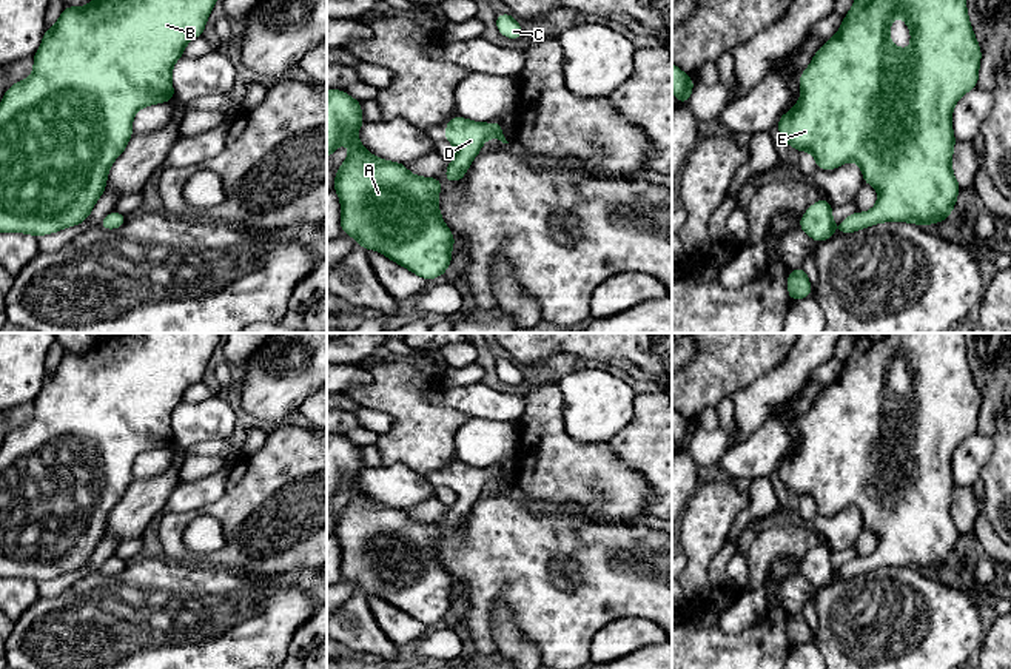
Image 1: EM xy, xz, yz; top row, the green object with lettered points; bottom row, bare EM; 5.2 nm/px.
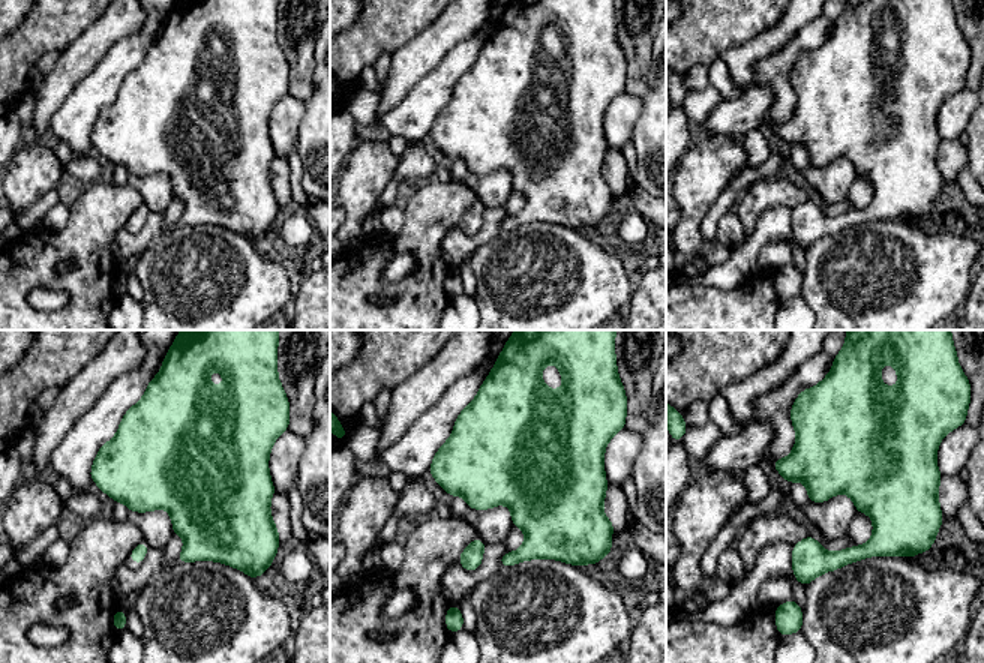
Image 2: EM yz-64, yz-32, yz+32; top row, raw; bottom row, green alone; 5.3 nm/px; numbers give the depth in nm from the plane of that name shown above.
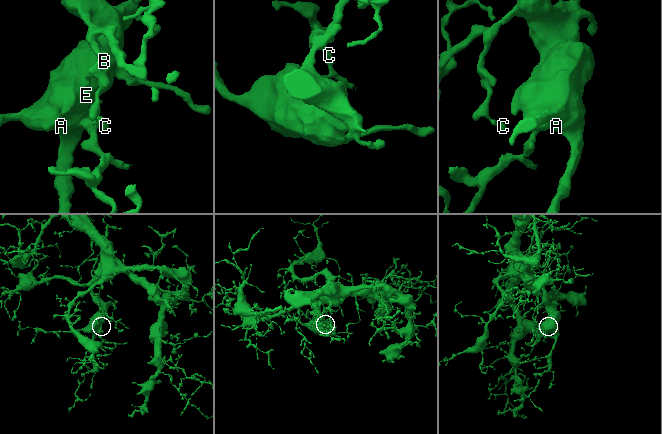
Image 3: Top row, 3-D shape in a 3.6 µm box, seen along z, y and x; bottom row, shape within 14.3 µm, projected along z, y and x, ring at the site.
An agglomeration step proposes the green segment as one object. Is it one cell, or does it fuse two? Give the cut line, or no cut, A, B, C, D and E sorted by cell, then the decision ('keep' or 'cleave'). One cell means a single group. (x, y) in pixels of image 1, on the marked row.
cut none; groups A B C D E; keep

